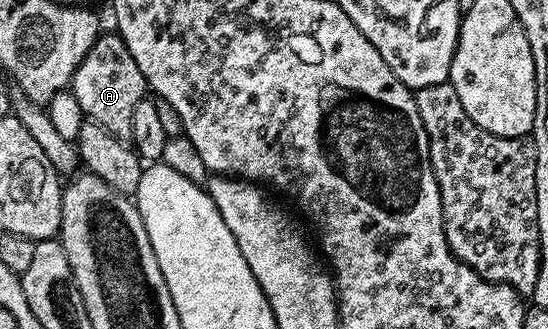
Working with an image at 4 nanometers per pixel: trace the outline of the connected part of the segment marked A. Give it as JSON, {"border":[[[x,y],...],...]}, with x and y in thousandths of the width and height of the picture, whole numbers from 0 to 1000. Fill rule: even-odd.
{"border":[[[214,100],[201,103],[182,103],[173,122],[148,198],[141,198],[126,274],[133,295],[141,295],[141,319],[148,319],[153,353],[164,371],[184,380],[188,392],[206,404],[206,416],[232,429],[243,404],[243,343],[250,334],[250,319],[270,298],[272,267],[228,125]]]}

